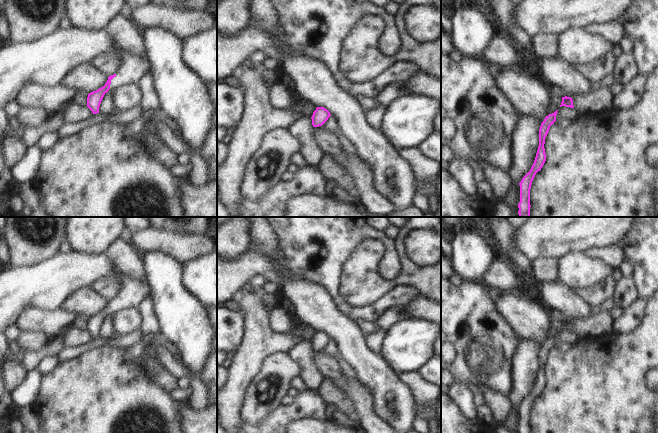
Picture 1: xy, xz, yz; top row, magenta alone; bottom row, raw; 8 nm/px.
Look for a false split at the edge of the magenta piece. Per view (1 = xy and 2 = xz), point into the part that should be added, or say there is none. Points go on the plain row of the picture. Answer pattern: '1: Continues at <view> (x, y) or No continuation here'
1: Continues at xy (134, 292)
2: No continuation here

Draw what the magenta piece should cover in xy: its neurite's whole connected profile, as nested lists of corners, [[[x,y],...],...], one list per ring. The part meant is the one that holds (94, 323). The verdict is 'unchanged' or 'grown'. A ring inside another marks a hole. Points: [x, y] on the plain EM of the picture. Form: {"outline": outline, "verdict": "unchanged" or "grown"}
{"outline": [[[125,276],[122,280],[122,288],[119,295],[108,301],[107,306],[101,312],[88,318],[87,331],[93,338],[99,337],[99,331],[104,319],[109,315],[115,315],[120,311],[126,311],[128,309],[139,309],[143,303],[149,298],[152,293],[151,285],[146,281],[138,279],[136,277]]], "verdict": "grown"}

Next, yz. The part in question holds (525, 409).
{"outline": [[[556,334],[554,337],[549,338],[545,341],[544,345],[541,347],[539,353],[539,370],[536,377],[536,381],[534,387],[530,393],[530,395],[522,402],[520,409],[520,426],[518,428],[519,433],[530,433],[530,413],[532,409],[532,405],[538,395],[541,394],[545,385],[546,385],[546,378],[545,378],[545,362],[549,356],[550,350],[554,348],[556,345]]], "verdict": "unchanged"}

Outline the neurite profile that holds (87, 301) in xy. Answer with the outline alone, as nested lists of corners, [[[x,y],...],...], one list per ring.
[[[88,287],[80,289],[77,293],[73,294],[65,303],[64,308],[68,311],[91,317],[103,311],[108,301],[108,299],[97,293],[92,287]]]

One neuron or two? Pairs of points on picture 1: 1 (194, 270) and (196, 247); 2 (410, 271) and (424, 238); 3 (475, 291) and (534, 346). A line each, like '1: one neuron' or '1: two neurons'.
1: two neurons
2: two neurons
3: two neurons

